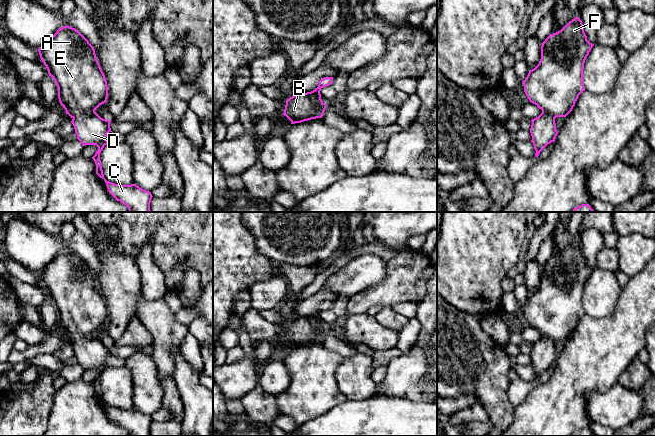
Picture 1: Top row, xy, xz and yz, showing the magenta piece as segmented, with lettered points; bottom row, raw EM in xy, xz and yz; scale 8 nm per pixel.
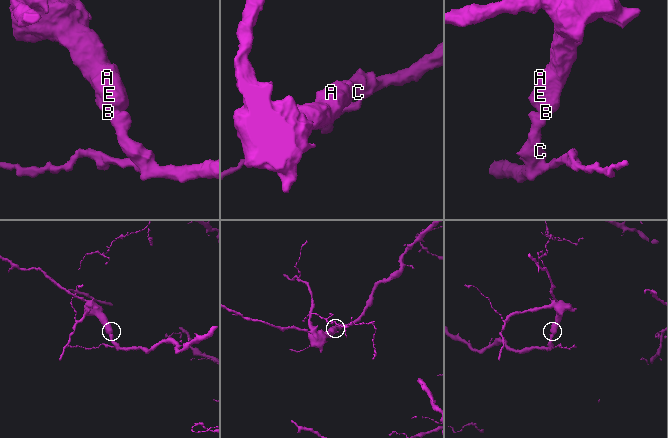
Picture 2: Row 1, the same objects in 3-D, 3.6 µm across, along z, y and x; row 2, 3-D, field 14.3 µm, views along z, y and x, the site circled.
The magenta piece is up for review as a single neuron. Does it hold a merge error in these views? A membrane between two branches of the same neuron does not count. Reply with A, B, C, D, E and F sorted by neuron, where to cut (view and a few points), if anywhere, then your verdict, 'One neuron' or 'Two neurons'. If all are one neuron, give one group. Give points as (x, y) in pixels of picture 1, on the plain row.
Groups: A B C D E F. No split. One neuron

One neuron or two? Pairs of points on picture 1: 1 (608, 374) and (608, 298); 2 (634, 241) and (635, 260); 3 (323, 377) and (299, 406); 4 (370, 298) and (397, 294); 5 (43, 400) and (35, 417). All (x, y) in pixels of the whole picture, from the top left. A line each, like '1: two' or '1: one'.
1: two
2: one
3: one
4: one
5: one

